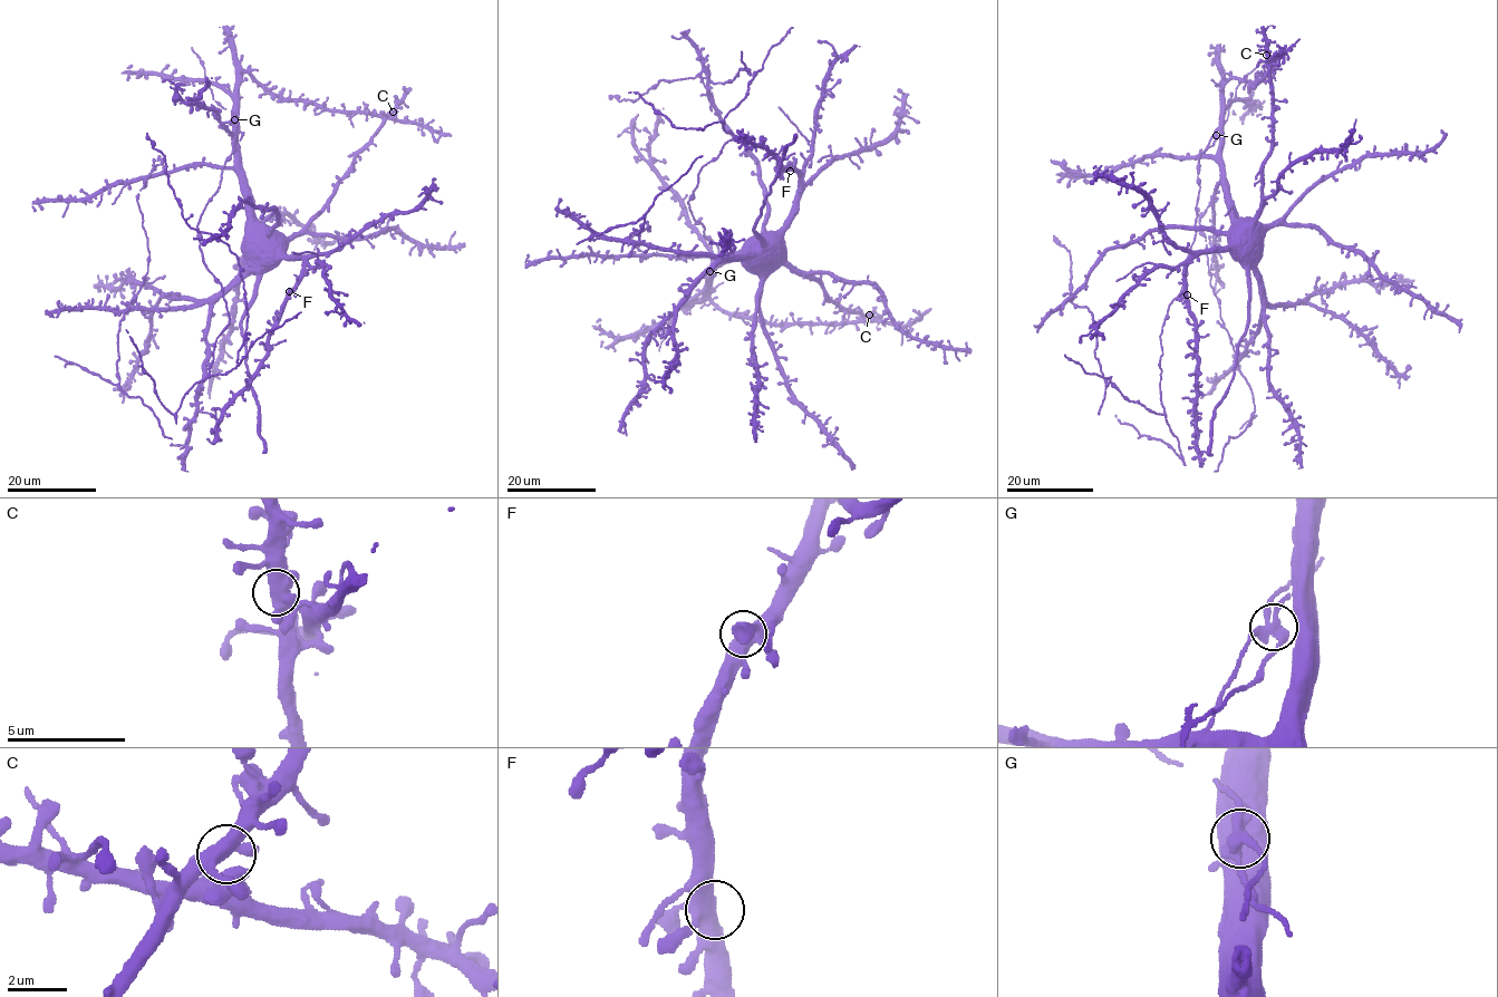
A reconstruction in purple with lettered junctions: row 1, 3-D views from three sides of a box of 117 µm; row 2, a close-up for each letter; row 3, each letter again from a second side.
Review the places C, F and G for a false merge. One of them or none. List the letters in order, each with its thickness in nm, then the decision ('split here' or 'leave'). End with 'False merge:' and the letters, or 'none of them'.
C: 440 nm | leave
F: 400 nm | leave
G: 360 nm | split here
False merge: G

